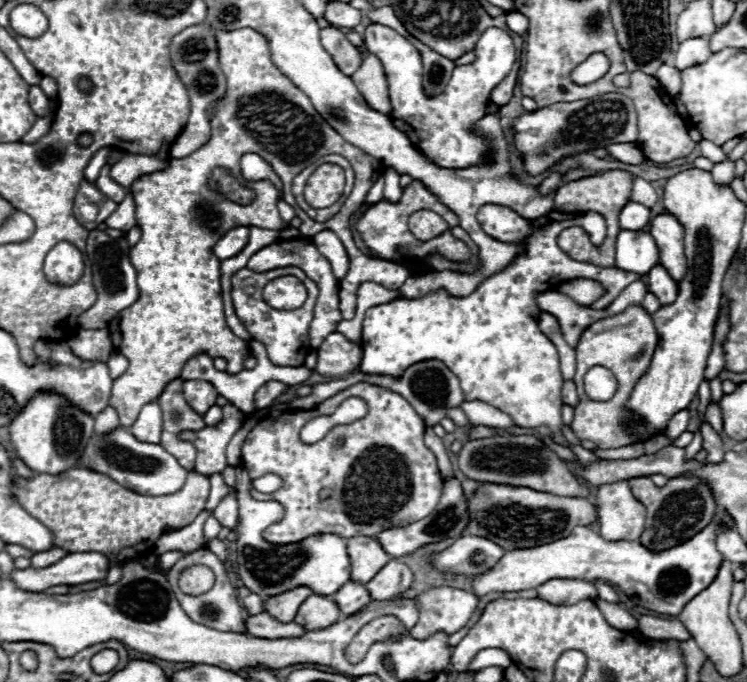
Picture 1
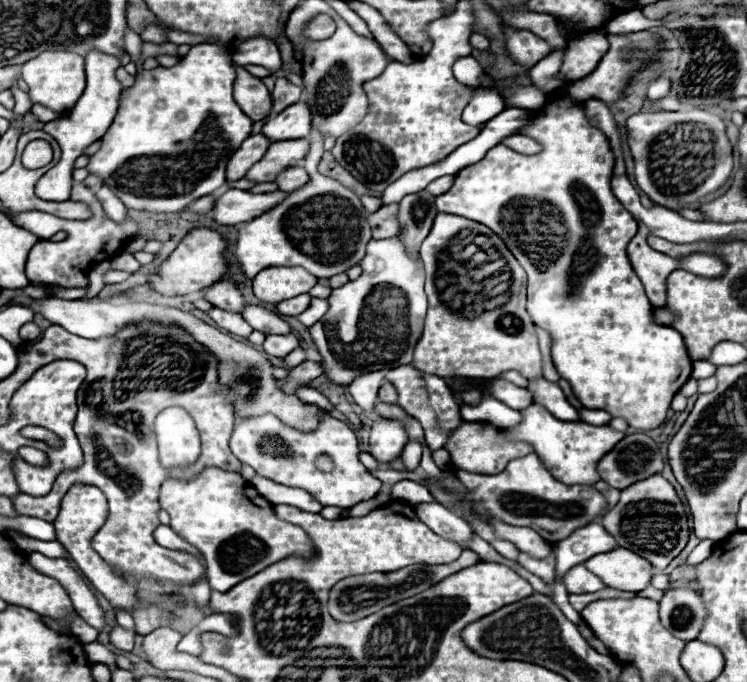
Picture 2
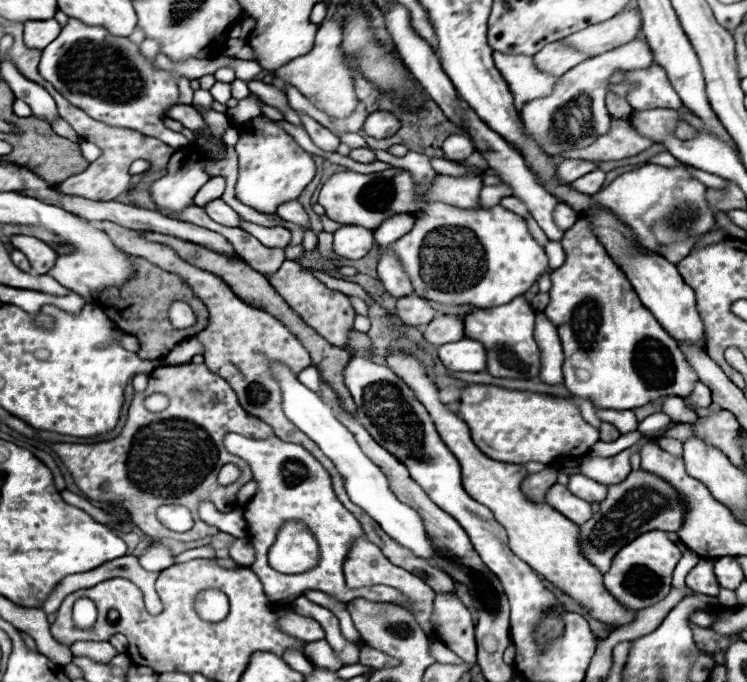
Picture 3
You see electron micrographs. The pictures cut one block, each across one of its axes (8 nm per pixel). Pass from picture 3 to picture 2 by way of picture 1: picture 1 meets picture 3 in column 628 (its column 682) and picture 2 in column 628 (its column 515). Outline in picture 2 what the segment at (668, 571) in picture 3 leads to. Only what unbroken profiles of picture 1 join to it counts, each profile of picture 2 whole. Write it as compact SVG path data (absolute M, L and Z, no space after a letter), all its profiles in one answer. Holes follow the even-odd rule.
M616 548L606 554L596 554L594 558L586 560L584 566L596 574L608 588L624 590L624 592L640 592L650 584L654 576L654 566L638 554Z

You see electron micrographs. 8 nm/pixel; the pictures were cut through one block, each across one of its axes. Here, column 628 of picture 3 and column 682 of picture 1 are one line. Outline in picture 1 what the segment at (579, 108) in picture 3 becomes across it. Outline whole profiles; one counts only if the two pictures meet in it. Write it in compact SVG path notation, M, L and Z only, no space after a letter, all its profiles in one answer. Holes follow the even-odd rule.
M698 36L698 38L688 38L686 42L682 42L674 54L674 66L678 66L678 70L684 70L686 66L694 66L710 58L712 50L708 40L710 36Z

